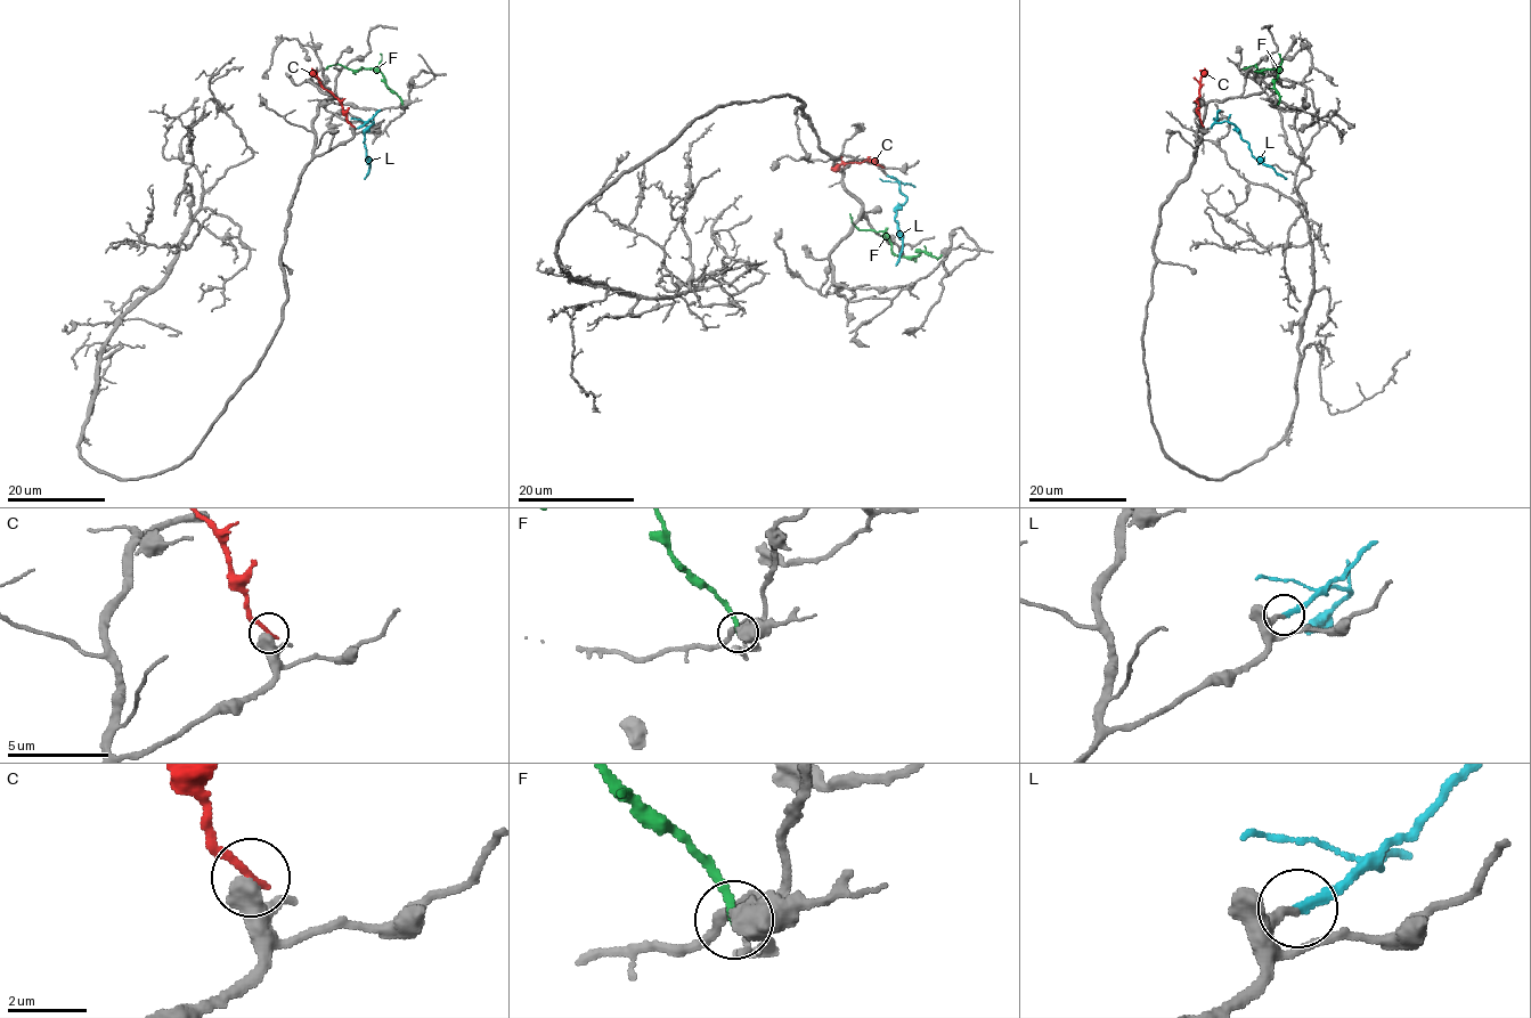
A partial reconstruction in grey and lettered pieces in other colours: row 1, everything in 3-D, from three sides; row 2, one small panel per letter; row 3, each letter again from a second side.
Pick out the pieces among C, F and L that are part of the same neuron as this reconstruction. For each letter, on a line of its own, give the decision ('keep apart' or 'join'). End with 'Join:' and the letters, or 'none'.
C: keep apart
F: keep apart
L: join
Join: L

